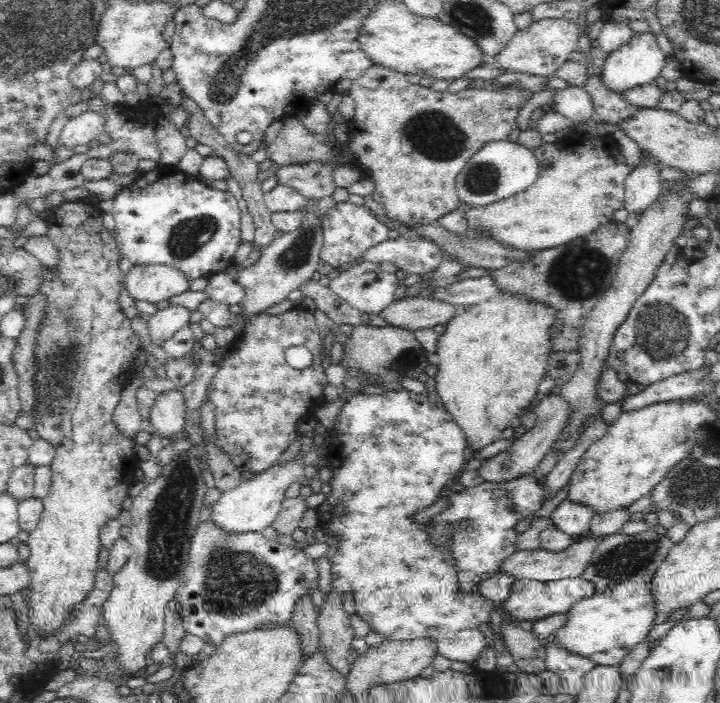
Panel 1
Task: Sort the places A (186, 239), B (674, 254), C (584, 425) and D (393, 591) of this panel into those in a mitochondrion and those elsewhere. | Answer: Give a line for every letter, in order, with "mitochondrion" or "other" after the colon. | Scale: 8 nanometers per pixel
A: mitochondrion
B: other
C: other
D: other

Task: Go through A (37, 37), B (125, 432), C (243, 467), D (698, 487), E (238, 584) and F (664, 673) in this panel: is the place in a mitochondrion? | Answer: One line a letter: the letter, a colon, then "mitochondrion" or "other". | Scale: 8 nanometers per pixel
A: mitochondrion
B: other
C: other
D: mitochondrion
E: mitochondrion
F: mitochondrion

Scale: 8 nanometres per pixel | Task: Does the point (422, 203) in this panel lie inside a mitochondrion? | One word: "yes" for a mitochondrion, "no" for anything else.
no

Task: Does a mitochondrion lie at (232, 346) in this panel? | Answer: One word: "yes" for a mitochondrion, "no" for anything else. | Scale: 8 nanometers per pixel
no

